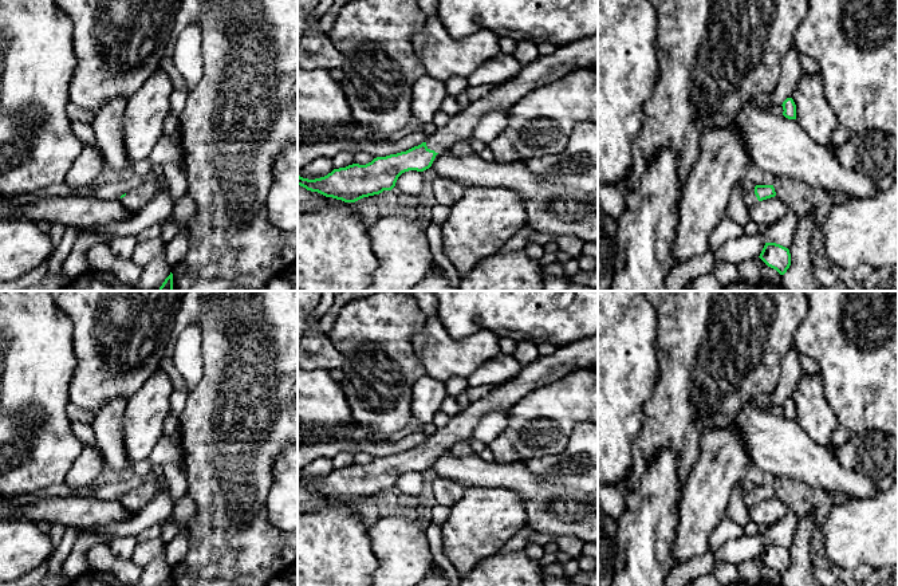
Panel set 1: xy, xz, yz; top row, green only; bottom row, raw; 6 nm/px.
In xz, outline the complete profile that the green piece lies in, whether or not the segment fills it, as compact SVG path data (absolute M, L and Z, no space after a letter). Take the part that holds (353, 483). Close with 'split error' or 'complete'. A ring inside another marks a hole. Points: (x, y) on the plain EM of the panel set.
M598 335L558 347L551 355L539 355L532 363L521 367L516 377L462 409L421 445L377 457L366 465L352 464L334 469L320 479L308 480L298 476L298 485L344 503L391 491L402 473L424 472L432 467L438 453L450 451L457 441L470 440L483 416L509 408L536 388L554 384L580 369L598 370Z | split error

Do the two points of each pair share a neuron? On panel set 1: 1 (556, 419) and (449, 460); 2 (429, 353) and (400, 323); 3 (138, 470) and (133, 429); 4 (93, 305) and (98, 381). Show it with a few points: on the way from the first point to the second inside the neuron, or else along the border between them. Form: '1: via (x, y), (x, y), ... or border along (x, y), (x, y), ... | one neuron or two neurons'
1: border along (526, 460), (493, 461) | two neurons
2: border along (428, 318), (412, 338), (412, 350), (425, 366) | two neurons
3: border along (146, 457), (132, 464) | two neurons
4: via (97, 323), (98, 362) | one neuron

